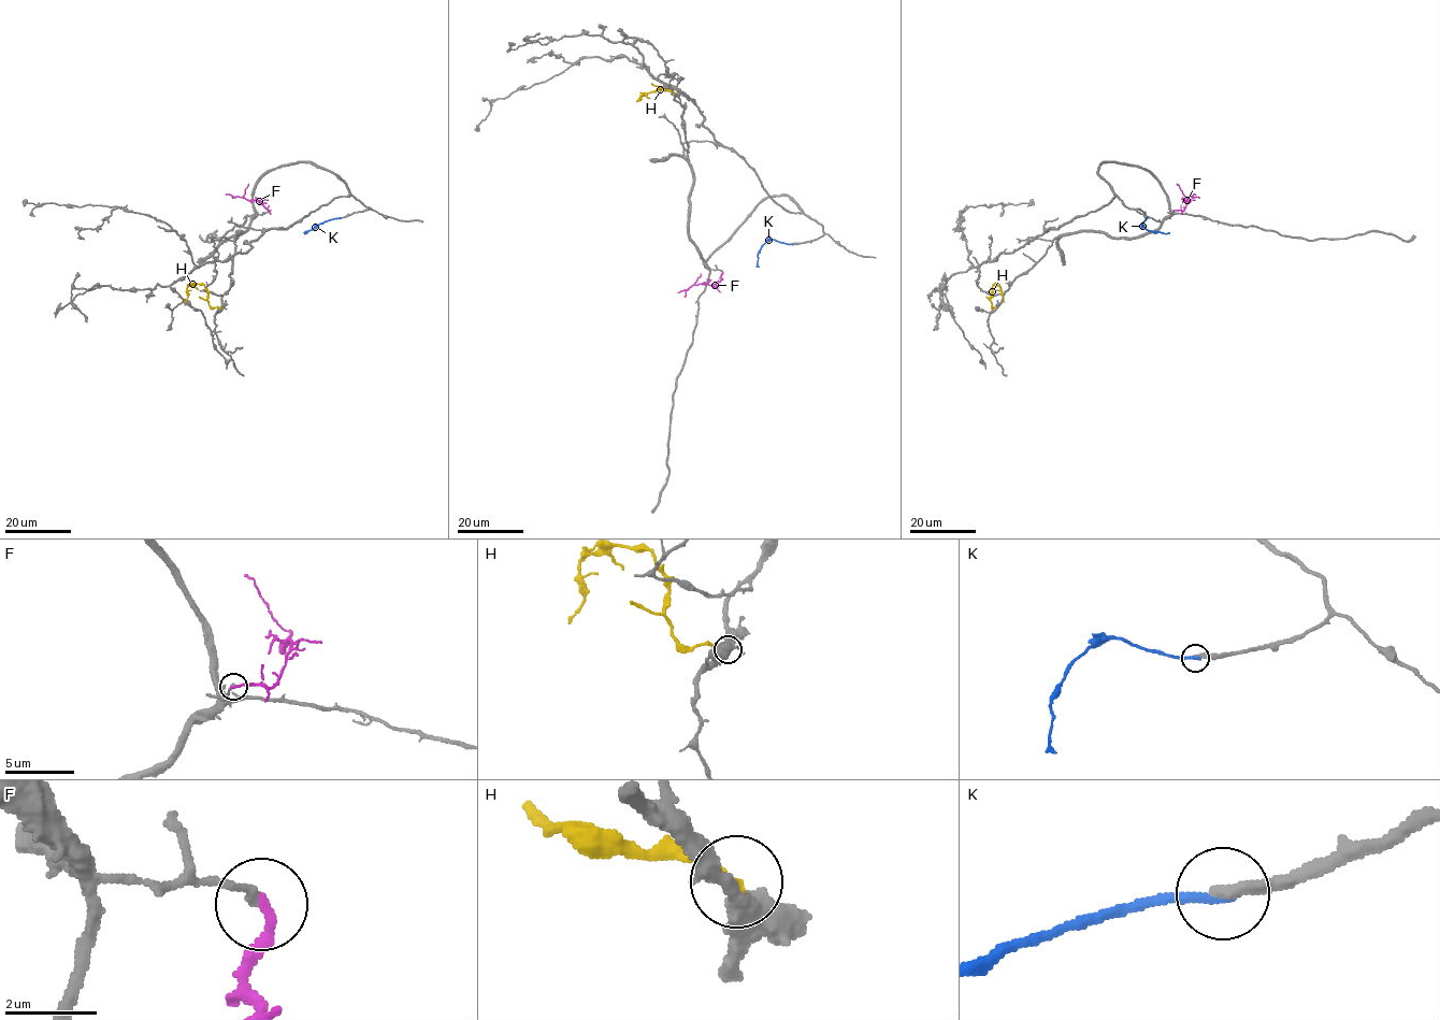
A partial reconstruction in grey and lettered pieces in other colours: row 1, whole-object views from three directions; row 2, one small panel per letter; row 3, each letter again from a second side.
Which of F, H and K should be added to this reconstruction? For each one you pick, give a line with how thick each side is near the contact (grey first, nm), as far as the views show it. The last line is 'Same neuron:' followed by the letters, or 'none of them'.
Same neuron: none of them

